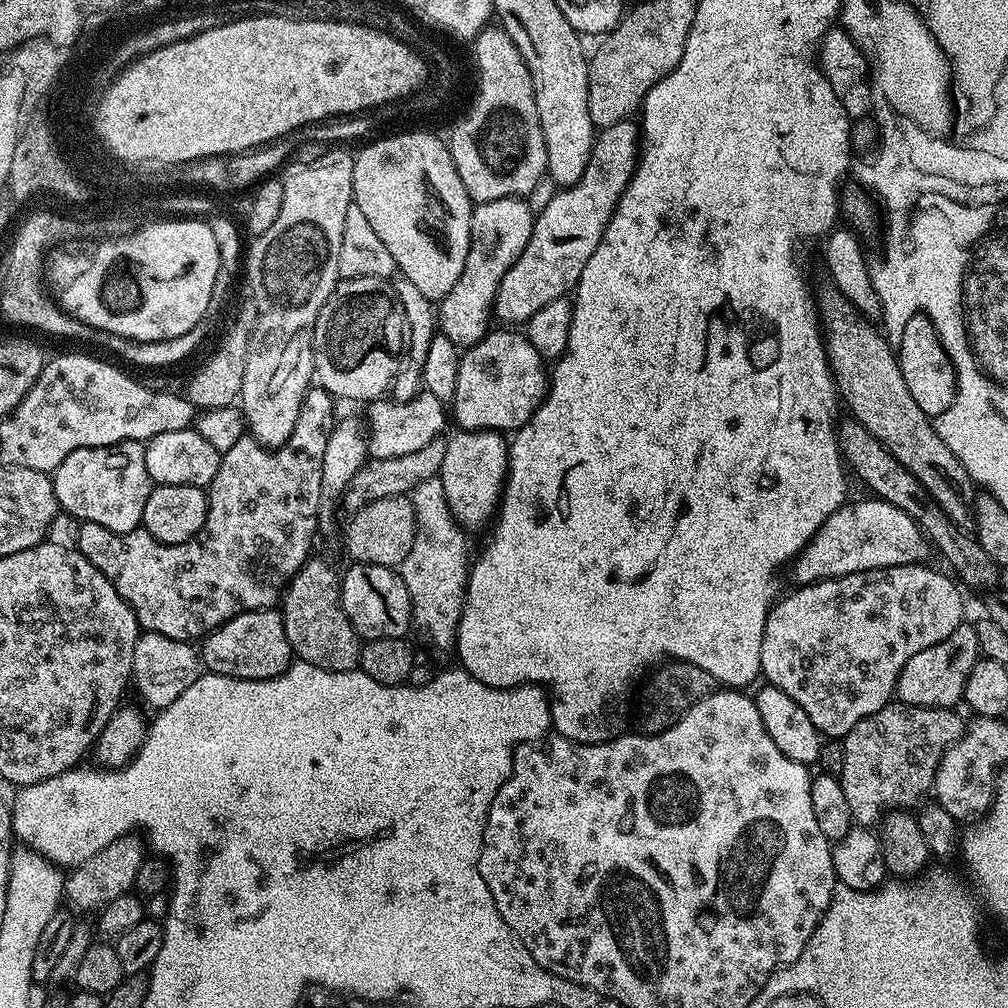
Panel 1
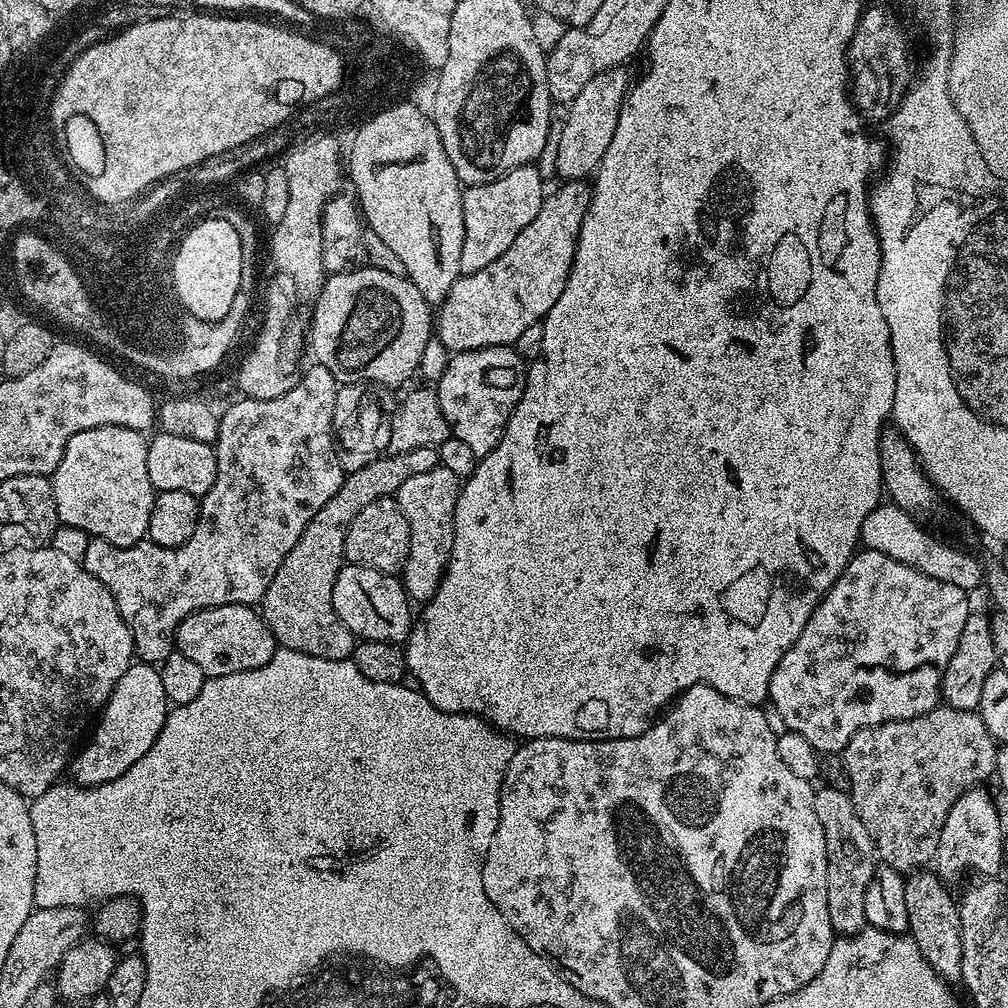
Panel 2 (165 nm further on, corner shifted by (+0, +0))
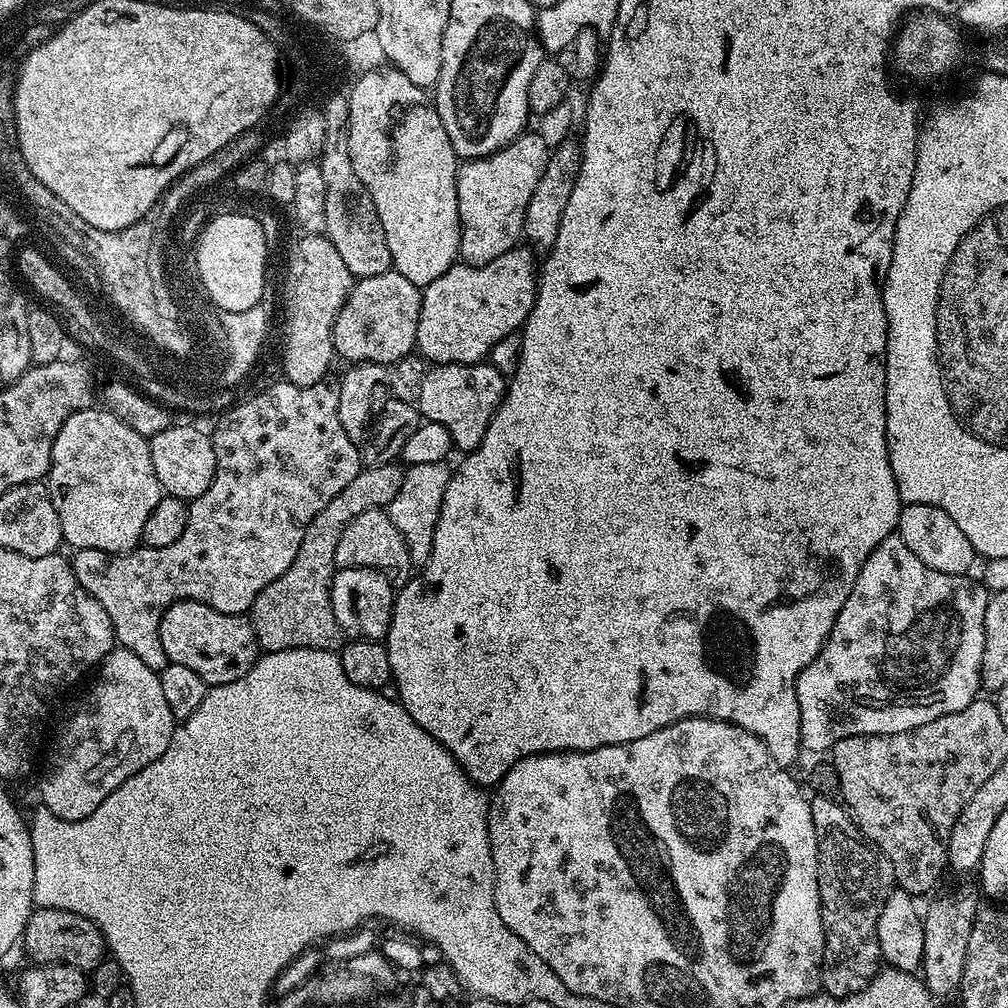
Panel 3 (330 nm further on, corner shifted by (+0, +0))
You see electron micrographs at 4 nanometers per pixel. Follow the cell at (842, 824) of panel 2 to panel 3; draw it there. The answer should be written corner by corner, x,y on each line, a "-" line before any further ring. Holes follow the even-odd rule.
813,795
810,803
814,834
818,838
818,894
824,927
824,961
820,963
820,986
827,995
843,998
861,992
882,967
877,924
884,900
894,887
892,867
886,854
882,854
871,840
860,833
843,803
830,796
818,795

